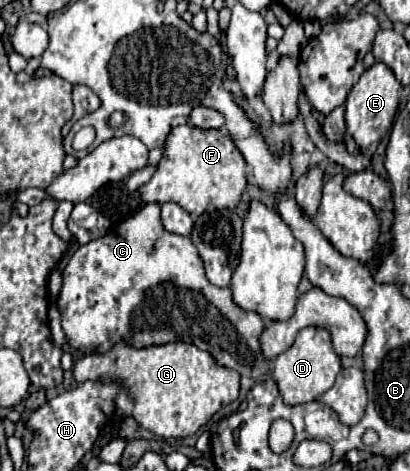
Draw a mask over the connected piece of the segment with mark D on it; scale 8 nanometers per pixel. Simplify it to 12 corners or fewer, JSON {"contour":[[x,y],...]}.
{"contour":[[304,327],[274,359],[286,405],[316,401],[342,371],[330,333]]}

